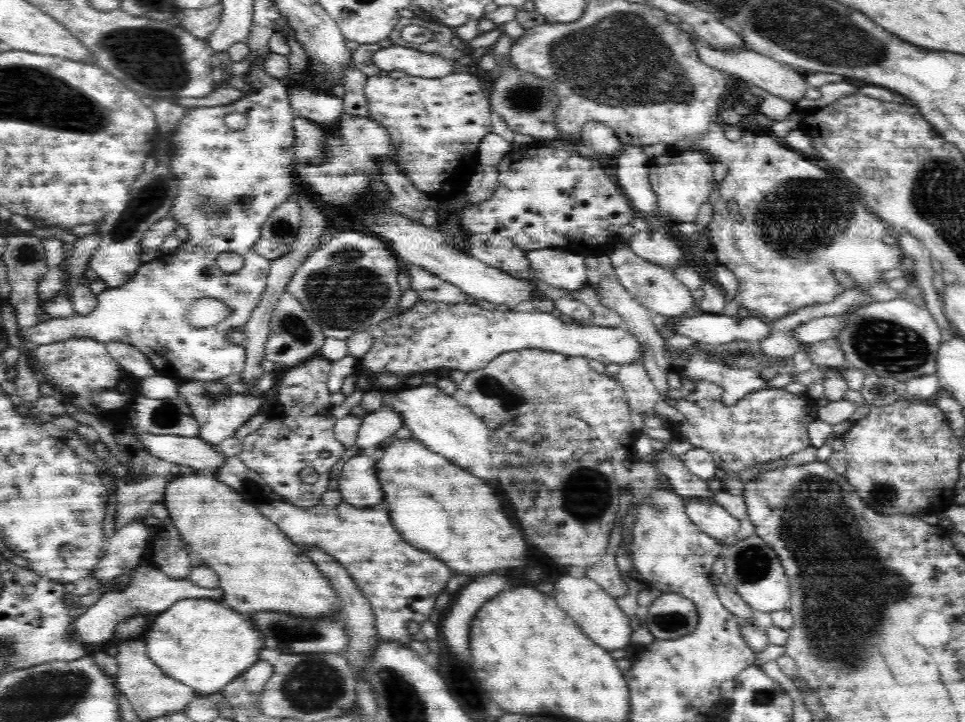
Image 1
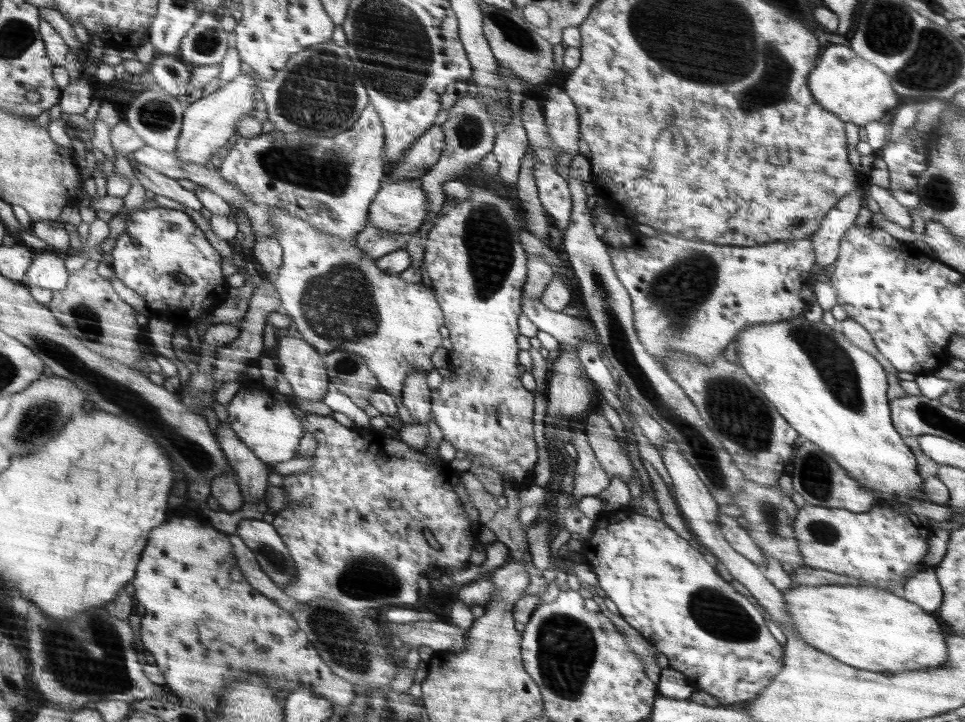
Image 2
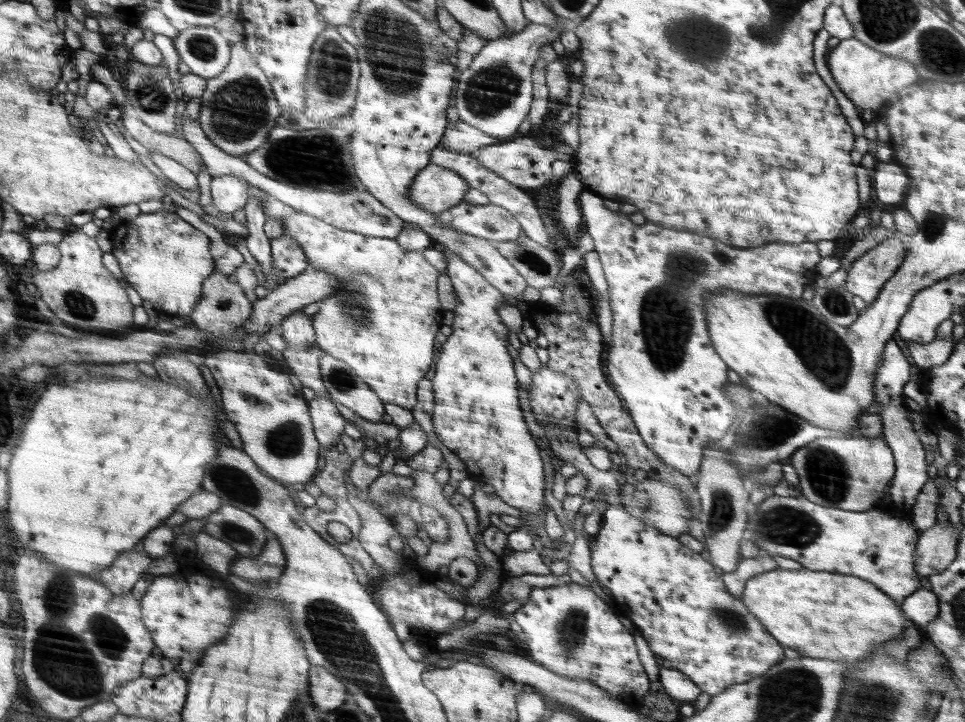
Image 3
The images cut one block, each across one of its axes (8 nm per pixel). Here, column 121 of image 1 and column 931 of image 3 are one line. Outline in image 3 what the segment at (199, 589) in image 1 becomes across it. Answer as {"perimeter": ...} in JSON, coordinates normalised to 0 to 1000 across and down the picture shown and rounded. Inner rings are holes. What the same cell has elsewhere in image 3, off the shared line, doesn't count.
{"perimeter":[[[954,812],[935,832],[934,845],[946,863],[959,871],[974,853],[974,830],[970,820]]]}

